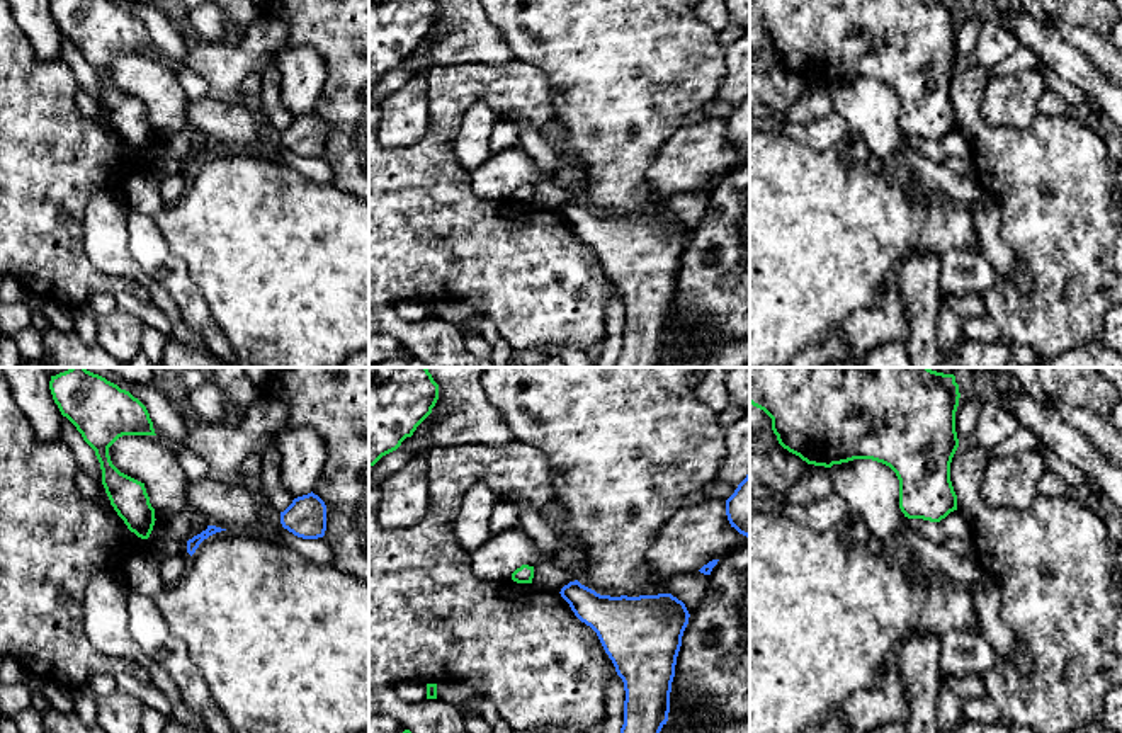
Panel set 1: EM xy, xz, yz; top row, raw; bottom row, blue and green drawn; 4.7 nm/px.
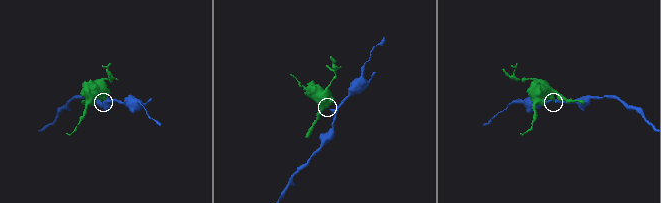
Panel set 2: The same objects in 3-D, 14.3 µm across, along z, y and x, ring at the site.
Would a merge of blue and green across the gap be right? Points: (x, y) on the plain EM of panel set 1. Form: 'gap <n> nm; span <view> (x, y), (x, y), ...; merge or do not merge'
gap 140 nm; span xz (560, 211), (531, 201); merge

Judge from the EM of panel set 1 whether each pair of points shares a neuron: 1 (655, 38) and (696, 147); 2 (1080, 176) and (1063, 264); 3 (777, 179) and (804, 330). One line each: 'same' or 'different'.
1: different
2: same
3: same

